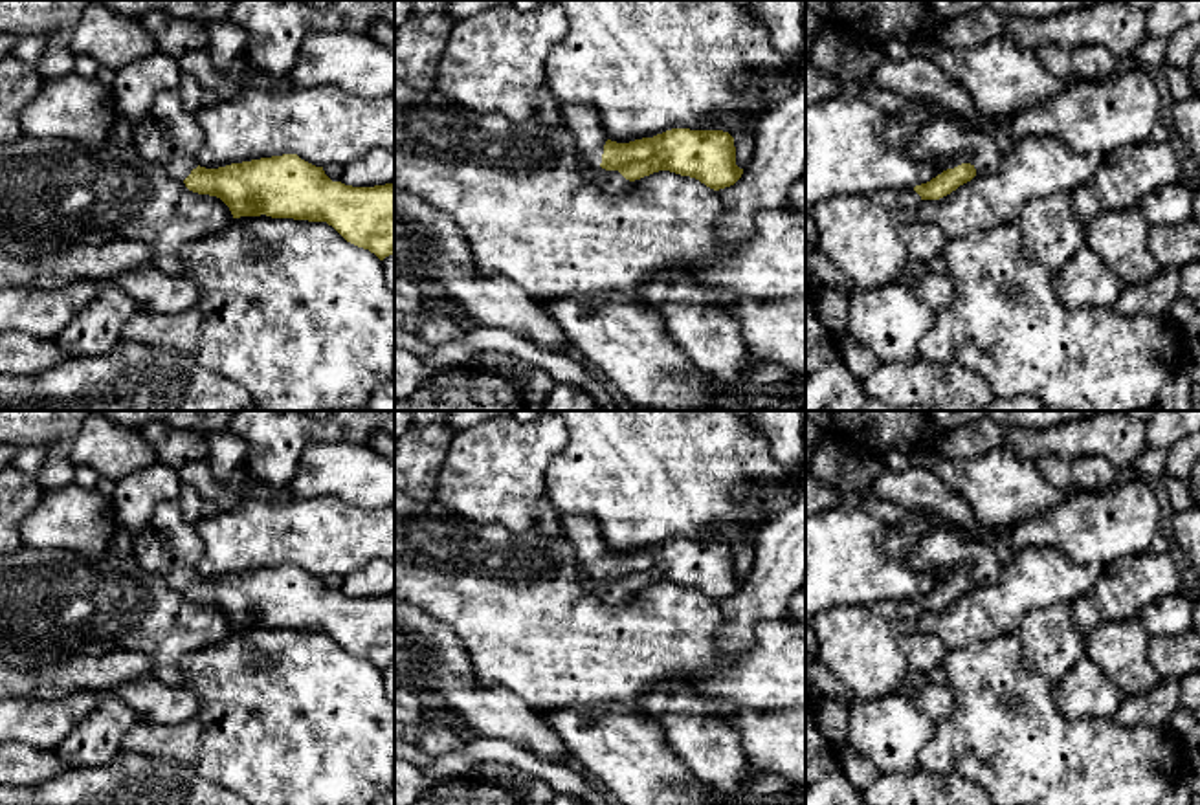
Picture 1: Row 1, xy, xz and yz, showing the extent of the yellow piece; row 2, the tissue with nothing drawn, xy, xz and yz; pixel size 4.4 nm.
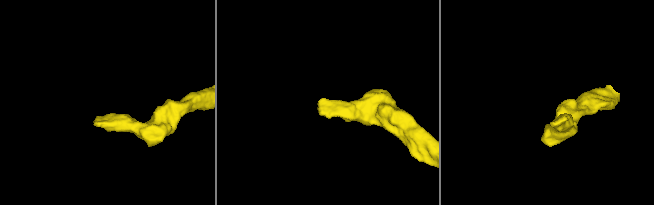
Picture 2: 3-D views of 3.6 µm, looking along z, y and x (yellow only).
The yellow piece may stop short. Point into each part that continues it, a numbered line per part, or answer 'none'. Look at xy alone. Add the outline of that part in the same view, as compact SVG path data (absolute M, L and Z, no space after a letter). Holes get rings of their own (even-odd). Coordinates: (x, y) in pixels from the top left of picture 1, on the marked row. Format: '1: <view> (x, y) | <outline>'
1: xy (169, 134) | M163 90L154 97L147 116L134 125L132 138L138 154L160 163L176 182L198 167L204 130L196 116L182 106L178 90Z

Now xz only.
1: xz (580, 120) | M561 103L561 125L576 139L576 149L582 160L583 178L598 185L606 193L622 193L628 189L626 180L618 171L600 167L607 134L602 127L600 114L583 103Z

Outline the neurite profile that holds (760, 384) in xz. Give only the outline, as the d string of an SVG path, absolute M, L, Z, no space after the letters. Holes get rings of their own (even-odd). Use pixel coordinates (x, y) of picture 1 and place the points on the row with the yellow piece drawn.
M749 356L741 378L725 385L716 380L708 381L710 396L728 407L771 407L791 378L791 370L782 363L763 361Z

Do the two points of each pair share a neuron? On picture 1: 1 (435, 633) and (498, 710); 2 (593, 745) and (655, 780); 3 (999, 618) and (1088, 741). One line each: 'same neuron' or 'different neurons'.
1: same neuron
2: same neuron
3: different neurons

